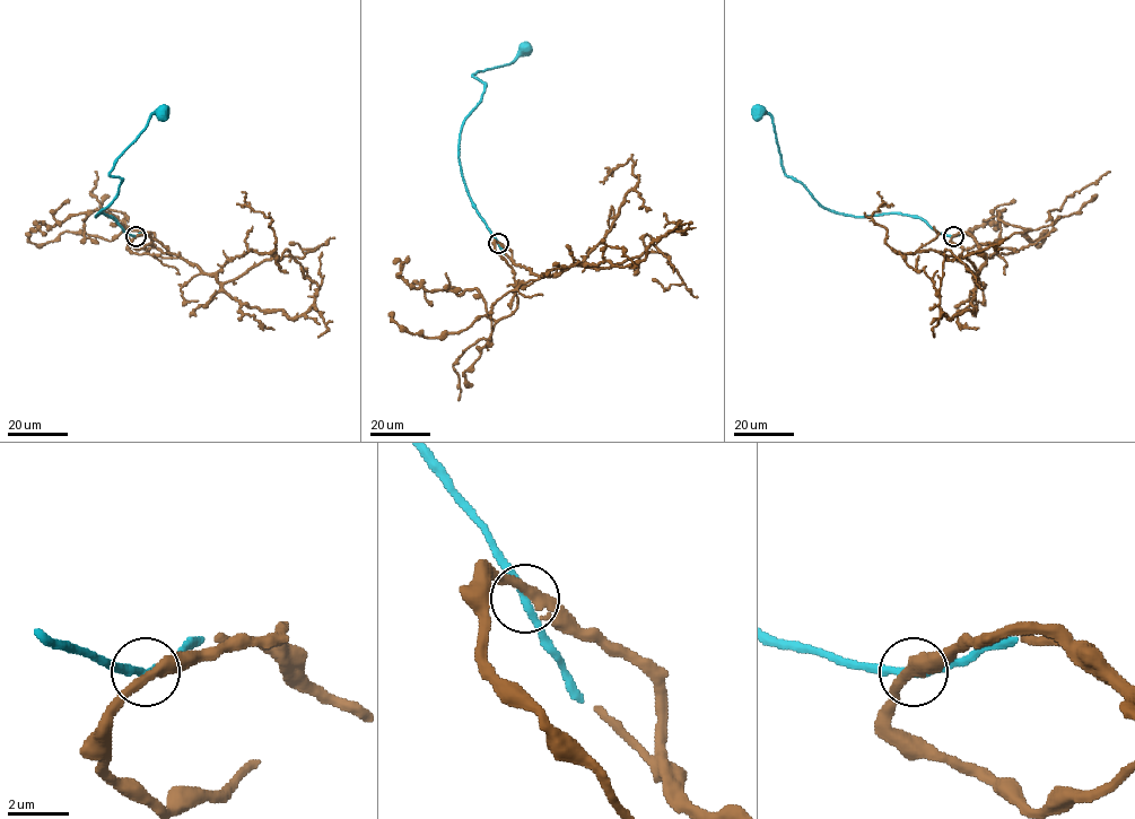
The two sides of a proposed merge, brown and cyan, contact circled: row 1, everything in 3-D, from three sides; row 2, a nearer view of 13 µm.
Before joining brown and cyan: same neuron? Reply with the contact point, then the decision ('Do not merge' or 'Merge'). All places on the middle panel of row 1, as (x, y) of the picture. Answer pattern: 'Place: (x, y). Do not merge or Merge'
Place: (498, 243). Merge

